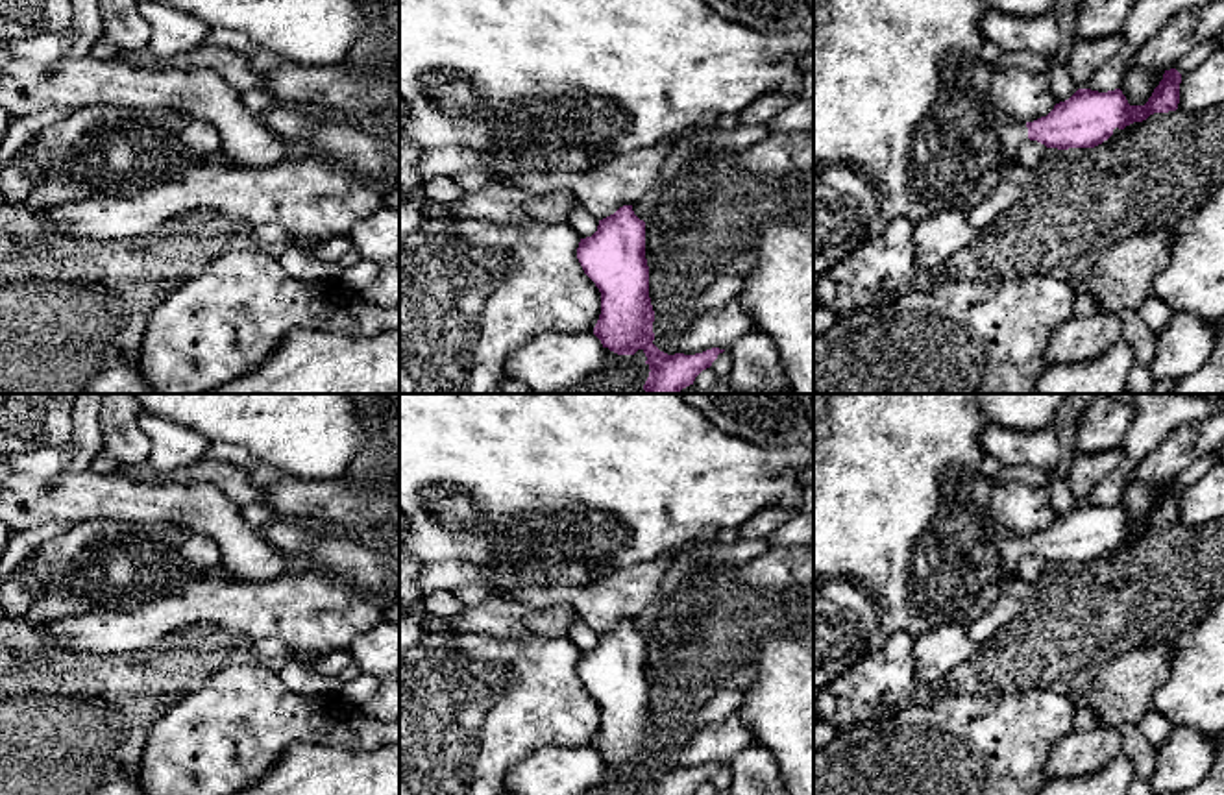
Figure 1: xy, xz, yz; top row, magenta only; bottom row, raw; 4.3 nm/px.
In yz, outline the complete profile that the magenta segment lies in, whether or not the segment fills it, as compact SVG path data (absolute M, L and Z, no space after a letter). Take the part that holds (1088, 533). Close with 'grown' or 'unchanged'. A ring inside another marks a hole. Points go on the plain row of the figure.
M834 394L828 399L828 418L830 418L830 433L825 438L814 440L814 690L821 690L821 688L832 684L839 675L843 675L847 669L851 669L854 664L858 664L863 656L880 649L887 642L887 638L895 632L906 630L913 638L917 638L919 634L924 634L924 632L928 632L947 621L954 621L954 623L967 627L971 621L980 618L998 599L1002 586L1010 579L1017 577L1017 564L1026 555L1037 555L1037 556L1045 558L1047 562L1058 562L1058 564L1095 562L1095 560L1102 558L1104 555L1108 555L1113 549L1115 542L1124 544L1126 540L1130 540L1133 536L1146 534L1154 527L1176 525L1178 518L1180 518L1181 488L1176 483L1170 483L1170 484L1165 484L1163 494L1154 503L1152 510L1148 512L1148 516L1144 520L1130 520L1120 503L1108 505L1108 507L1098 507L1098 505L1091 505L1091 503L1078 503L1069 514L1056 518L1054 523L1047 531L1041 531L1034 536L1024 538L1024 536L1019 536L1011 531L1006 531L1004 527L1000 527L995 521L995 518L989 512L989 499L991 499L995 481L989 481L982 473L984 451L980 447L978 436L982 433L982 427L985 425L985 420L978 410L976 394Z; grown

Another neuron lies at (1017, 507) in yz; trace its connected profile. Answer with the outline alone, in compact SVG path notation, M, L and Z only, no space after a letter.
M995 483L989 512L1000 527L1024 538L1047 531L1058 518L1047 488L1024 483Z

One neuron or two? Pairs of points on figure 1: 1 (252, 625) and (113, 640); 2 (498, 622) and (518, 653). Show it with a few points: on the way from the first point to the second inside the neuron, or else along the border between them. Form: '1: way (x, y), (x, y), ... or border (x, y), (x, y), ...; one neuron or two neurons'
1: way (217, 611), (174, 611), (148, 622); one neuron
2: border (466, 633), (496, 636), (544, 635), (553, 638); two neurons

